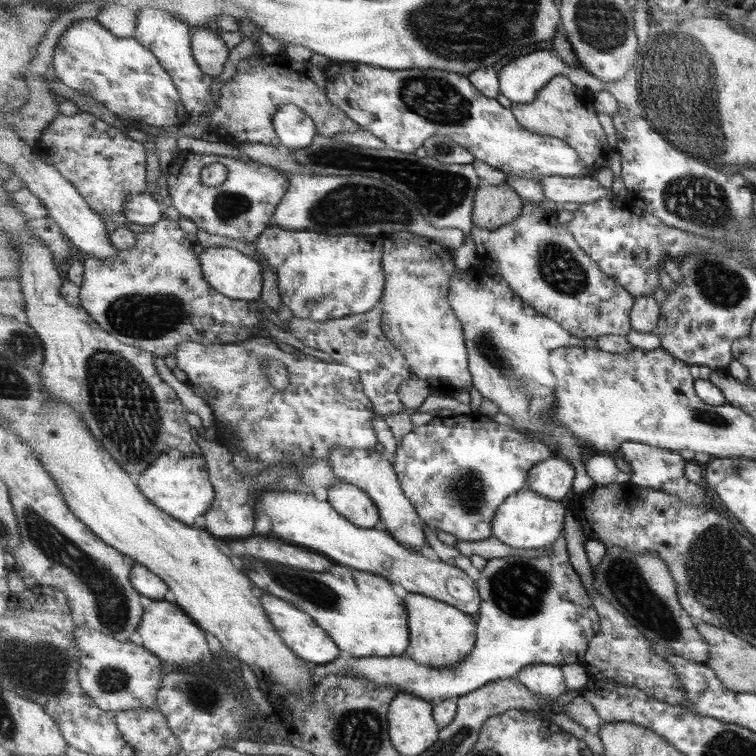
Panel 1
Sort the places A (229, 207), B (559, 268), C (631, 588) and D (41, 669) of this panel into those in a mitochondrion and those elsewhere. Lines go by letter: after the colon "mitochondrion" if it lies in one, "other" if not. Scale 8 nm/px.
A: mitochondrion
B: mitochondrion
C: mitochondrion
D: mitochondrion

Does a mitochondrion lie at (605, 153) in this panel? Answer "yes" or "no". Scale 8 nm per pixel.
no

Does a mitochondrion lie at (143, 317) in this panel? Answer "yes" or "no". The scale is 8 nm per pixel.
yes

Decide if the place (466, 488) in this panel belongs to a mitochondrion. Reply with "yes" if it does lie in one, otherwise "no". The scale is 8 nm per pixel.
yes

